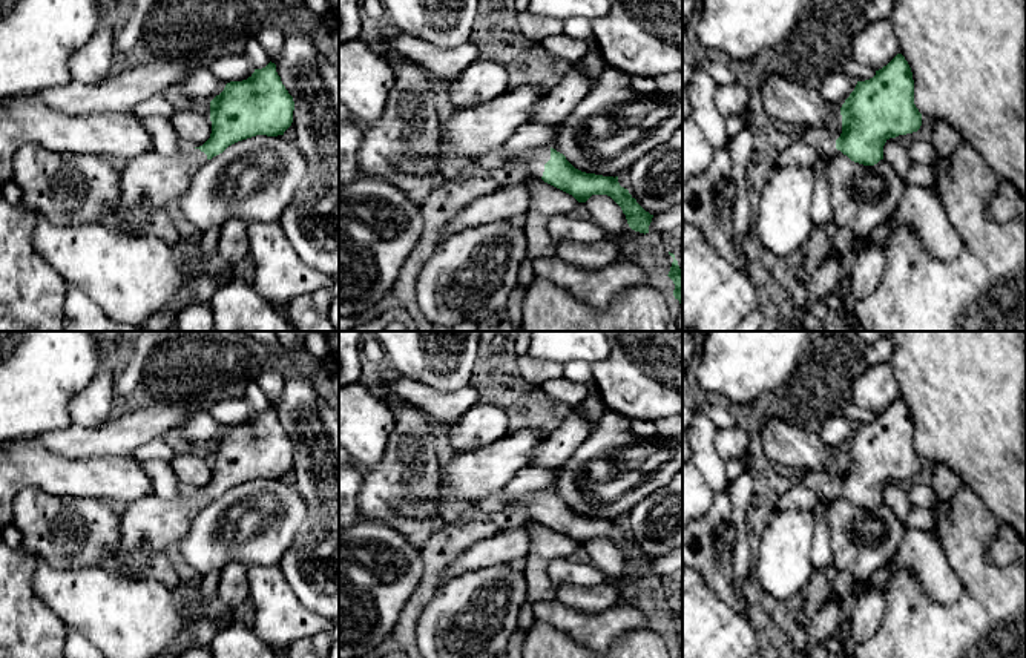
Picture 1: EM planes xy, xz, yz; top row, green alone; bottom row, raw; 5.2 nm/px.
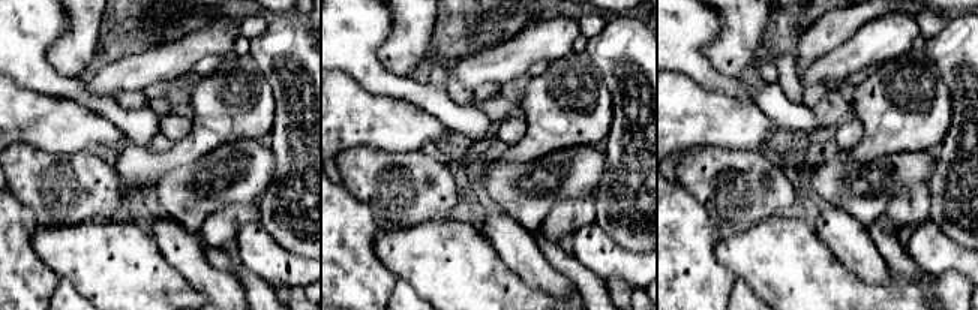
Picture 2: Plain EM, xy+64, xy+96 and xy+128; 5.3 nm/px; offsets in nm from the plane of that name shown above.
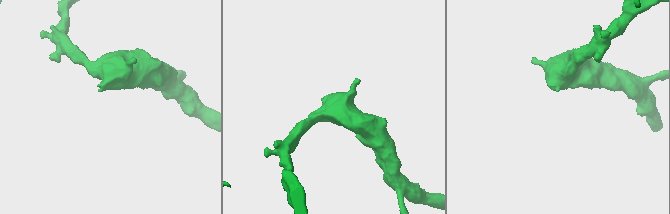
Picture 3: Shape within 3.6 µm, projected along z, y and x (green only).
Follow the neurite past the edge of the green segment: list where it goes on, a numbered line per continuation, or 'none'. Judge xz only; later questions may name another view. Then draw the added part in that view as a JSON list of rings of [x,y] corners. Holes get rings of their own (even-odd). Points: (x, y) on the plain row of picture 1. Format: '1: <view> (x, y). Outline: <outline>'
1: xz (534, 502). Outline: [[[505,491],[488,494],[480,498],[477,509],[483,514],[494,515],[498,511],[503,511],[509,506],[525,506],[529,518],[541,523],[544,515],[544,508],[551,503],[551,491],[537,491],[529,492],[521,497],[509,498],[505,495]]]

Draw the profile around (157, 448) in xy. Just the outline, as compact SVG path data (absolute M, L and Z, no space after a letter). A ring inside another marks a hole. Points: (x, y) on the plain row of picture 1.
M155 437L143 445L140 445L132 456L138 462L163 460L172 463L176 456L173 449L167 445L163 437Z

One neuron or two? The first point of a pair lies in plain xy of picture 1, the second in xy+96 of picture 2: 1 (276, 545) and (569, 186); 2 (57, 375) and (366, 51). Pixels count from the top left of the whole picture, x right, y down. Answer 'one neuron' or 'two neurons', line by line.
1: one neuron
2: one neuron

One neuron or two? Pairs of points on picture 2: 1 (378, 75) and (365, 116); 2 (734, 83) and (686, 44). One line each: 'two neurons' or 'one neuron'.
1: two neurons
2: one neuron

